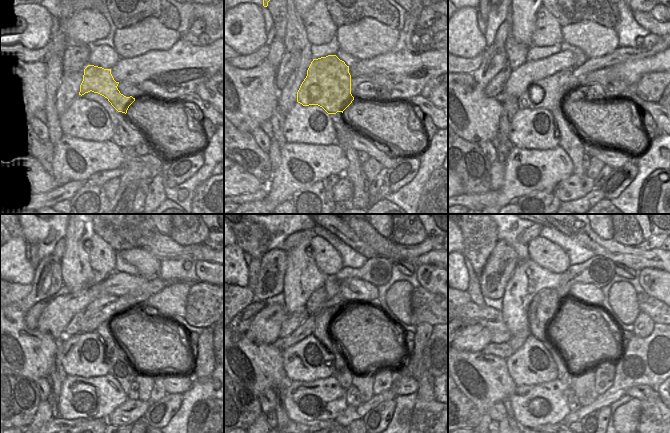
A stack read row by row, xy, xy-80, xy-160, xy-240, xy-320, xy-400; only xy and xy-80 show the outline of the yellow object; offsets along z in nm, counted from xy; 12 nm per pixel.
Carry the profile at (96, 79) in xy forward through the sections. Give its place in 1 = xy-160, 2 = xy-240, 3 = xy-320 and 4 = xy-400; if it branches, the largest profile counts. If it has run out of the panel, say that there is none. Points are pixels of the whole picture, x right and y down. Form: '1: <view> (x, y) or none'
1: xy-160 (549, 93)
2: xy-240 (78, 324)
3: xy-320 (377, 271)
4: xy-400 (599, 271)

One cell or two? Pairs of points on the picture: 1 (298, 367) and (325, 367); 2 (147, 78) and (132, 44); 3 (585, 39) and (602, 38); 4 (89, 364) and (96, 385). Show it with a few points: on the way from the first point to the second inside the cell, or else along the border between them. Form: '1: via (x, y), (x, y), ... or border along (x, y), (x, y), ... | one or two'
1: via (305, 367), (318, 367) | one
2: border along (161, 50), (149, 50), (137, 56), (120, 58) | two
3: via (589, 39), (598, 39) | one
4: border along (107, 373), (91, 377), (70, 375) | two

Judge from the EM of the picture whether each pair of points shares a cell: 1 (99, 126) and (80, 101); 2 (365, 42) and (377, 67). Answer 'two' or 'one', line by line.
1: one
2: two

